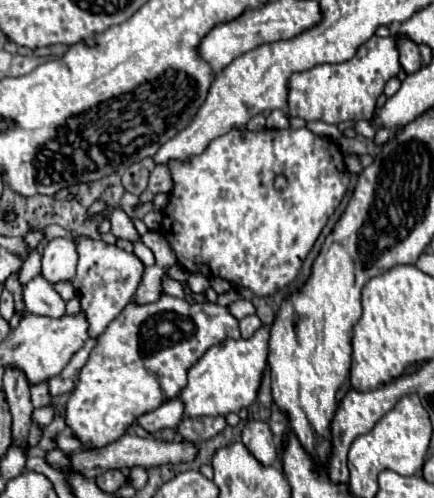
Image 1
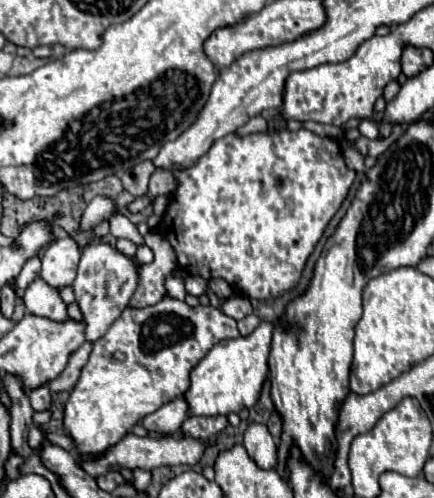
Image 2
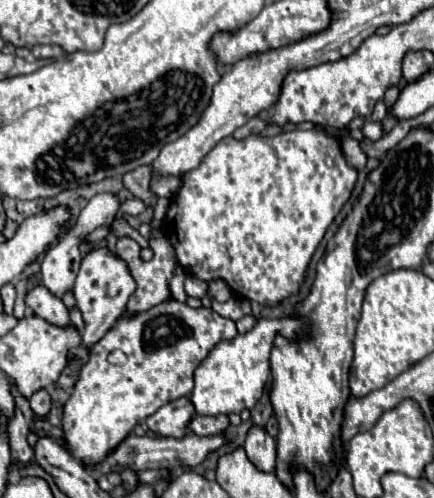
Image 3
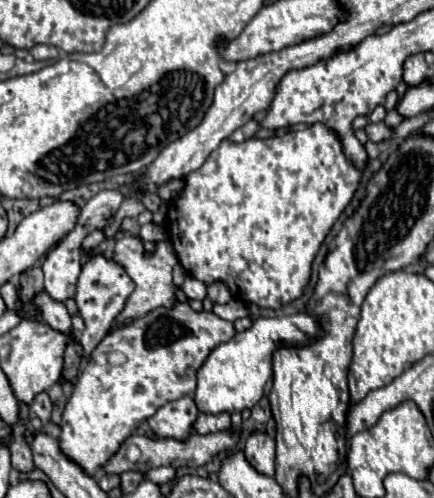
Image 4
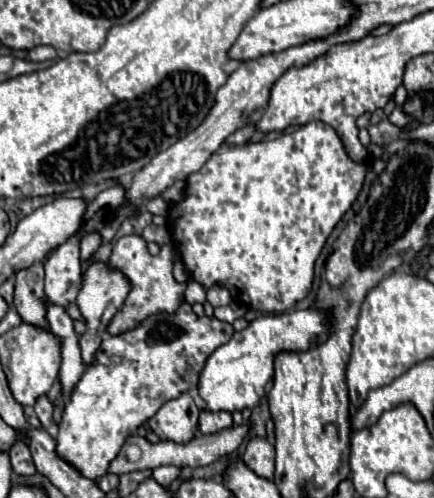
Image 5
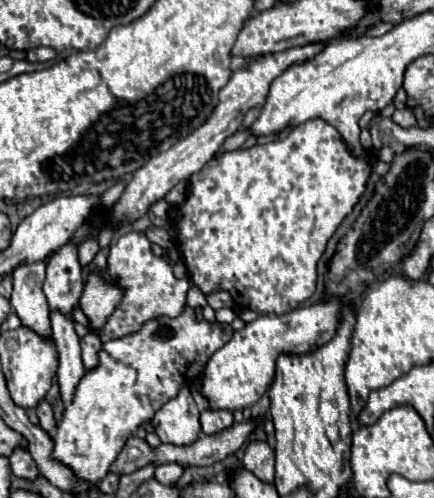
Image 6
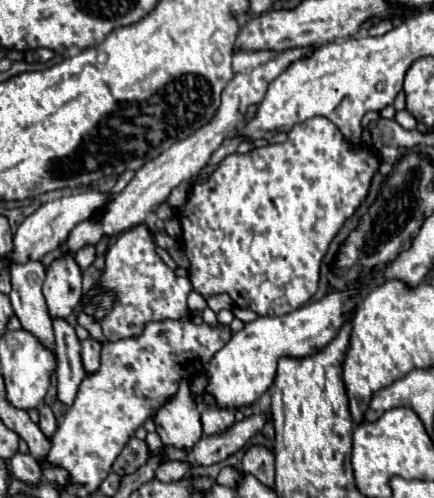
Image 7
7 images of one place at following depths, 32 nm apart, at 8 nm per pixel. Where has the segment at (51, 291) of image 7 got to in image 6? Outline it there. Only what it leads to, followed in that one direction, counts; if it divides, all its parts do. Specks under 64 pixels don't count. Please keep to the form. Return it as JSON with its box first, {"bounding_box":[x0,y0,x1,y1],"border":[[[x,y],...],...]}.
{"bounding_box":[44,244,84,316],"border":[[[66,244],[46,262],[44,294],[48,298],[48,306],[50,310],[64,312],[66,316],[78,304],[80,292],[84,290],[82,268],[76,254],[76,248],[72,244]]]}

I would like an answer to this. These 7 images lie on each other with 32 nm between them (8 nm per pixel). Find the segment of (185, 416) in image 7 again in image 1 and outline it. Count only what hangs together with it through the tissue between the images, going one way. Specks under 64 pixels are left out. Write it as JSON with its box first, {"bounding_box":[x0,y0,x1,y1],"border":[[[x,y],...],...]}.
{"bounding_box":[138,398,184,434],"border":[[[178,398],[164,402],[160,408],[156,408],[154,412],[148,412],[144,416],[138,418],[138,424],[148,430],[150,434],[158,432],[158,430],[166,430],[166,428],[174,428],[180,424],[180,420],[184,418],[184,404],[180,404]]]}

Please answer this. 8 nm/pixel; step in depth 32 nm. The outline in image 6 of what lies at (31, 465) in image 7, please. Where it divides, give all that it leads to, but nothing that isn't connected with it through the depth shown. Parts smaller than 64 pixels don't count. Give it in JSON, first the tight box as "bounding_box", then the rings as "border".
{"bounding_box":[10,448,40,480],"border":[[[16,448],[12,452],[12,456],[10,456],[10,468],[12,468],[12,474],[18,476],[18,478],[36,480],[40,476],[40,472],[36,468],[36,462],[28,454],[28,450],[22,450],[22,448]]]}

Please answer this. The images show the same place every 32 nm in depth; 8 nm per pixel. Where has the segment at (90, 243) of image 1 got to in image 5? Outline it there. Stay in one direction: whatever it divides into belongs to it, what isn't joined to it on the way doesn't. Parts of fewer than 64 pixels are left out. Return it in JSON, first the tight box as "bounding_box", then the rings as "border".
{"bounding_box":[78,262,130,366],"border":[[[90,262],[84,276],[82,276],[82,290],[78,294],[78,308],[82,316],[86,318],[86,334],[80,336],[80,348],[82,348],[82,360],[86,366],[94,364],[96,360],[96,350],[102,344],[102,336],[106,334],[106,326],[112,320],[112,316],[120,310],[126,294],[130,292],[130,284],[124,280],[124,276],[116,270],[110,270],[106,264],[100,262]]]}

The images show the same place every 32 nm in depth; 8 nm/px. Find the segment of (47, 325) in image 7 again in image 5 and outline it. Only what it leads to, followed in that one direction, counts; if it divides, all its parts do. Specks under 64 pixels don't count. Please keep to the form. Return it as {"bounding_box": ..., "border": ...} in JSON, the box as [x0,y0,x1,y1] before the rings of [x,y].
{"bounding_box":[14,262,48,330],"border":[[[36,262],[16,272],[14,284],[14,308],[22,322],[40,330],[48,328],[46,322],[46,298],[44,298],[44,264]]]}

